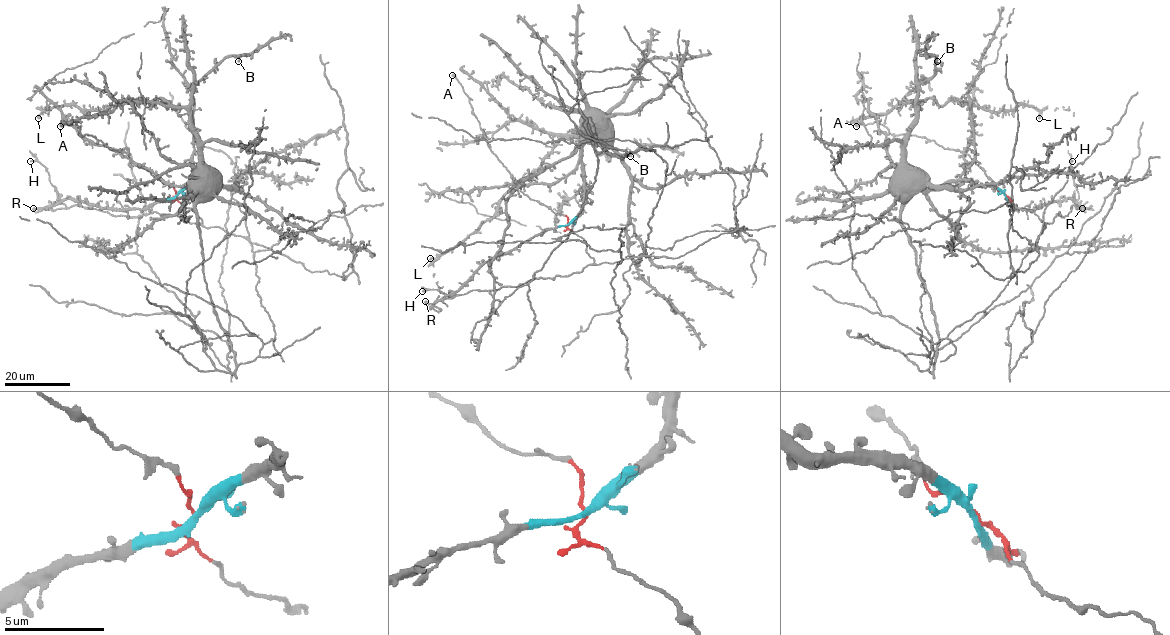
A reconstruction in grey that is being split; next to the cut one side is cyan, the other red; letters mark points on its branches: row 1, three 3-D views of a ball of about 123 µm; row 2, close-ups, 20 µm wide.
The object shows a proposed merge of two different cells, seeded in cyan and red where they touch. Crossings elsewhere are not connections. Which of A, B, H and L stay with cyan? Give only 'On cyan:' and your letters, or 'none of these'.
On cyan: B, L

